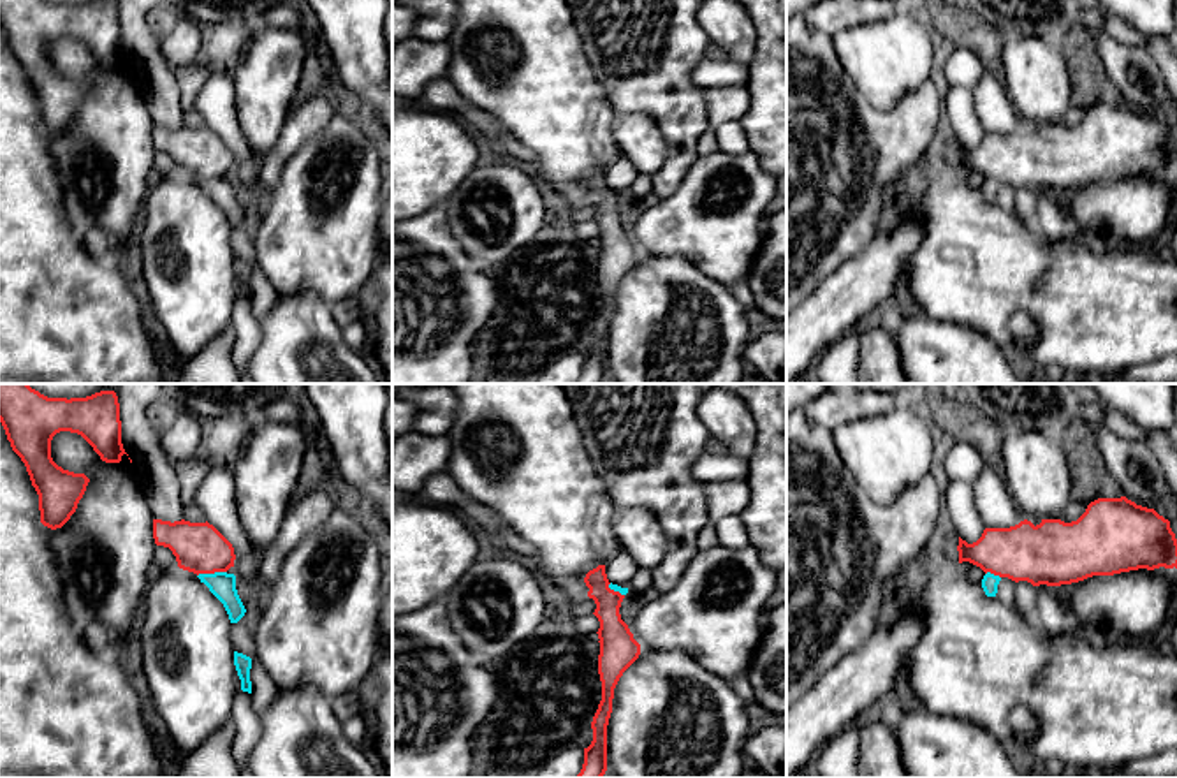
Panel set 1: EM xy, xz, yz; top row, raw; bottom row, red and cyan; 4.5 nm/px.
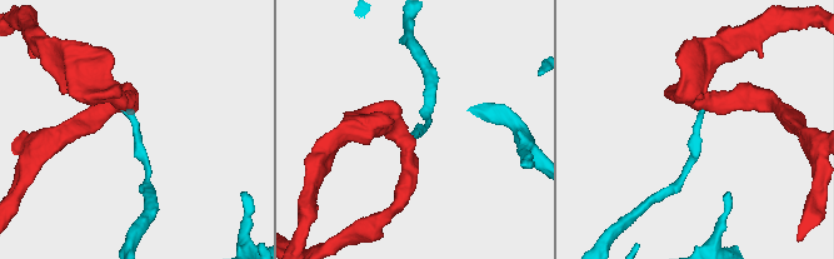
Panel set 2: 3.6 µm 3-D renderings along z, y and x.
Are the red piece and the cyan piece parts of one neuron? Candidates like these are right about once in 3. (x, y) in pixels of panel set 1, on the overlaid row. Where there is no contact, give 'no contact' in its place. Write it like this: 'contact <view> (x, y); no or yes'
contact xy (212, 572); no

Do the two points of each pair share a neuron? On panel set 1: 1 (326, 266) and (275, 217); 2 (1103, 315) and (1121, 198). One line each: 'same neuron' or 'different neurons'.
1: same neuron
2: different neurons

